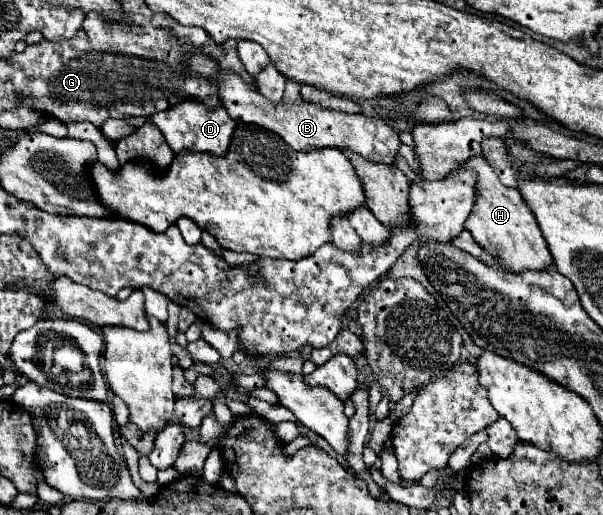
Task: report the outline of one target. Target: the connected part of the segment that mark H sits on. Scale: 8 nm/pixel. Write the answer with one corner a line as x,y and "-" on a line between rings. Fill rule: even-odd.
475,155
461,163
463,169
473,169
477,173
477,189
475,189
475,205
465,221
465,229
471,231
475,241
483,245
487,251
497,255
505,269
511,271
527,271
527,269
545,269
553,263
547,243
539,231
539,225
525,205
521,193
513,187
507,187
499,181
491,165
483,155

